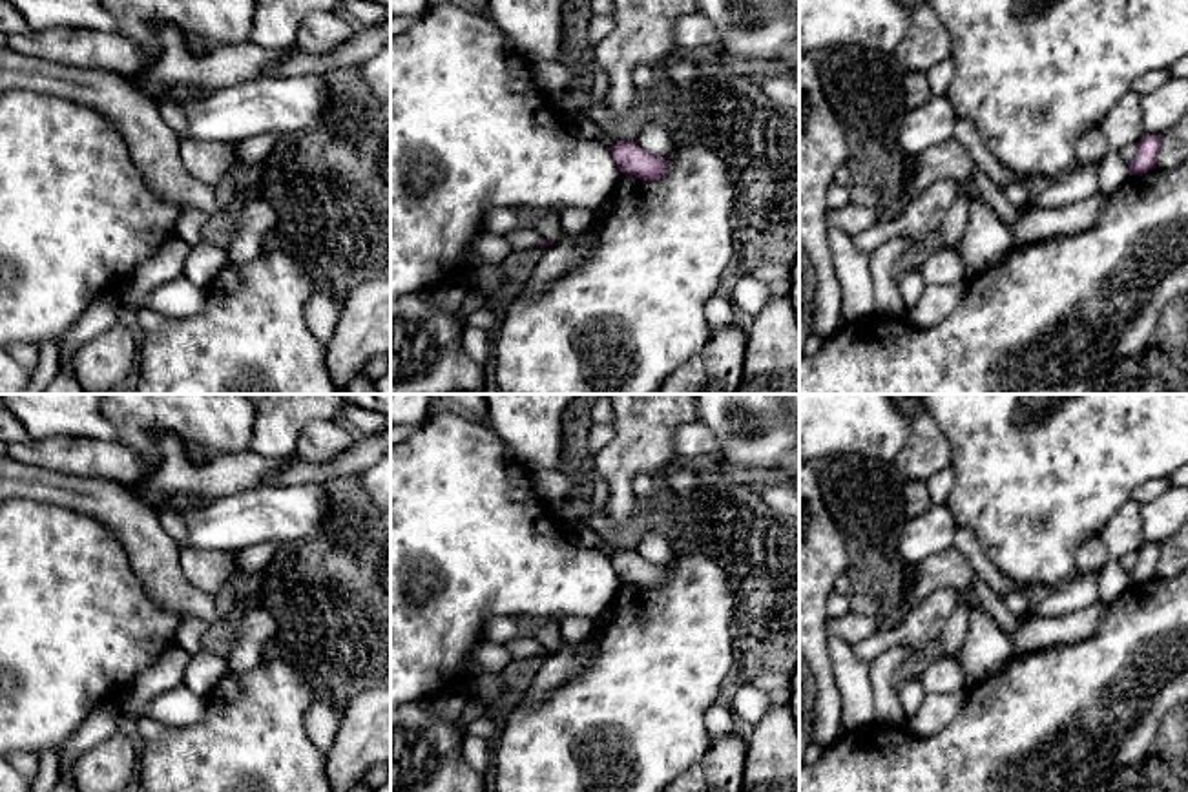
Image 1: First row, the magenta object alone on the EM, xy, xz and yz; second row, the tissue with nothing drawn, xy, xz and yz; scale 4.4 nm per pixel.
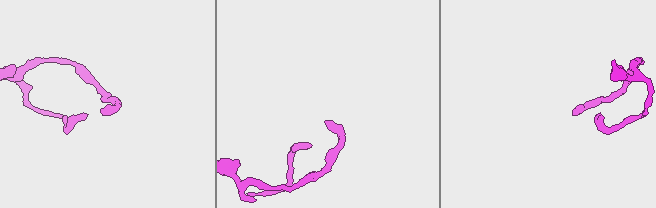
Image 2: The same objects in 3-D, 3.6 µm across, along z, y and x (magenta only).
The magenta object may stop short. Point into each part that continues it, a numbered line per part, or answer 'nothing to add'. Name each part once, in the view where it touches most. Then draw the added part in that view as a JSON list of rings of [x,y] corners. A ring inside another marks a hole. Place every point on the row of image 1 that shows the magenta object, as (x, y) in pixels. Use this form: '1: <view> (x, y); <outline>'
nothing to add

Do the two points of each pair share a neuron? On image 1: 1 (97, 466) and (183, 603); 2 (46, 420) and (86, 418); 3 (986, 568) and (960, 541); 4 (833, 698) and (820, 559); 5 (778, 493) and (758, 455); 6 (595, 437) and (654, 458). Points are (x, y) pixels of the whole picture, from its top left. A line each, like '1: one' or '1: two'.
1: two
2: one
3: one
4: one
5: two
6: two

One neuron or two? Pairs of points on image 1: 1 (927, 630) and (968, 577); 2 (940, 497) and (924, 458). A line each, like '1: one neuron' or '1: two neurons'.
1: two neurons
2: two neurons

